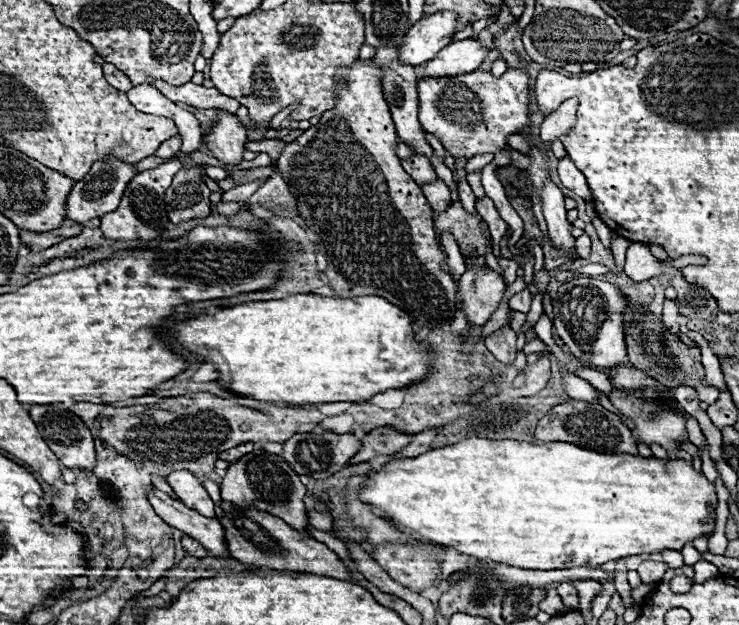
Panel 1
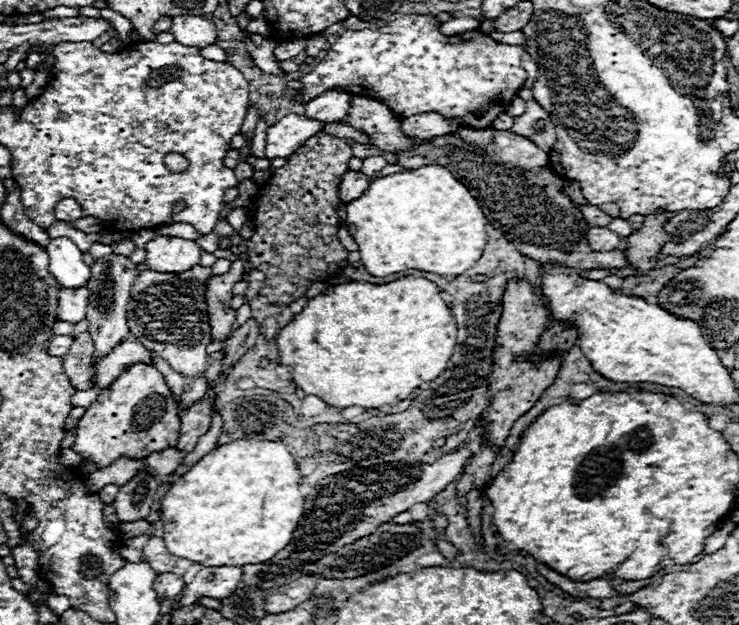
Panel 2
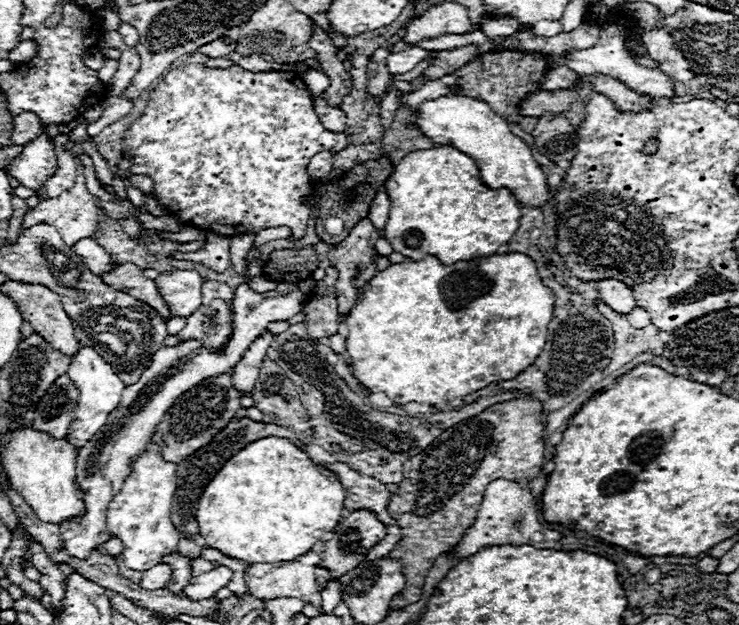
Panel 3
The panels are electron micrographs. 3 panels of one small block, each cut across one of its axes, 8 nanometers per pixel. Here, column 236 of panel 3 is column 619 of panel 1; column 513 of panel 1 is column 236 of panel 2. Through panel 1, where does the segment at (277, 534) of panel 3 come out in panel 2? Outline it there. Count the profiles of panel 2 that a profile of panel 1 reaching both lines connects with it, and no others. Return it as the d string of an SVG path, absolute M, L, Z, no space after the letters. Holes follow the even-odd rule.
M234 440L214 448L198 460L178 482L172 482L162 498L162 526L166 550L204 566L264 564L286 548L304 512L304 496L298 490L300 470L282 442Z

